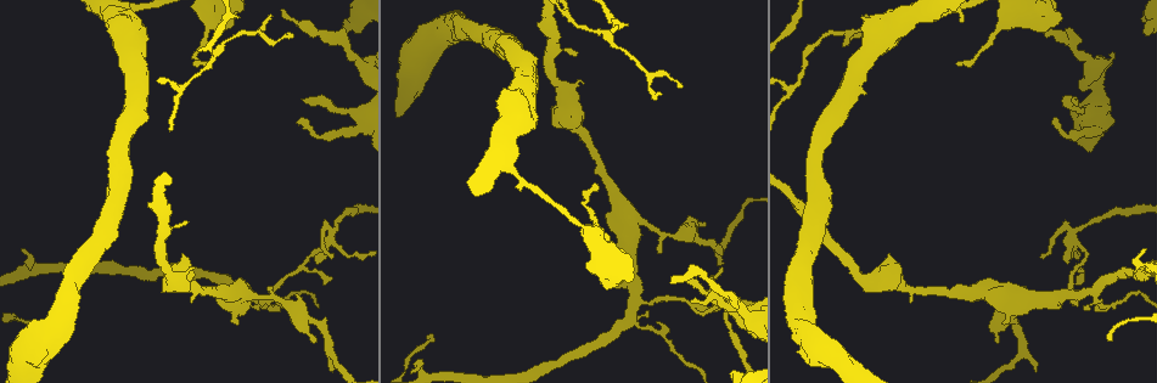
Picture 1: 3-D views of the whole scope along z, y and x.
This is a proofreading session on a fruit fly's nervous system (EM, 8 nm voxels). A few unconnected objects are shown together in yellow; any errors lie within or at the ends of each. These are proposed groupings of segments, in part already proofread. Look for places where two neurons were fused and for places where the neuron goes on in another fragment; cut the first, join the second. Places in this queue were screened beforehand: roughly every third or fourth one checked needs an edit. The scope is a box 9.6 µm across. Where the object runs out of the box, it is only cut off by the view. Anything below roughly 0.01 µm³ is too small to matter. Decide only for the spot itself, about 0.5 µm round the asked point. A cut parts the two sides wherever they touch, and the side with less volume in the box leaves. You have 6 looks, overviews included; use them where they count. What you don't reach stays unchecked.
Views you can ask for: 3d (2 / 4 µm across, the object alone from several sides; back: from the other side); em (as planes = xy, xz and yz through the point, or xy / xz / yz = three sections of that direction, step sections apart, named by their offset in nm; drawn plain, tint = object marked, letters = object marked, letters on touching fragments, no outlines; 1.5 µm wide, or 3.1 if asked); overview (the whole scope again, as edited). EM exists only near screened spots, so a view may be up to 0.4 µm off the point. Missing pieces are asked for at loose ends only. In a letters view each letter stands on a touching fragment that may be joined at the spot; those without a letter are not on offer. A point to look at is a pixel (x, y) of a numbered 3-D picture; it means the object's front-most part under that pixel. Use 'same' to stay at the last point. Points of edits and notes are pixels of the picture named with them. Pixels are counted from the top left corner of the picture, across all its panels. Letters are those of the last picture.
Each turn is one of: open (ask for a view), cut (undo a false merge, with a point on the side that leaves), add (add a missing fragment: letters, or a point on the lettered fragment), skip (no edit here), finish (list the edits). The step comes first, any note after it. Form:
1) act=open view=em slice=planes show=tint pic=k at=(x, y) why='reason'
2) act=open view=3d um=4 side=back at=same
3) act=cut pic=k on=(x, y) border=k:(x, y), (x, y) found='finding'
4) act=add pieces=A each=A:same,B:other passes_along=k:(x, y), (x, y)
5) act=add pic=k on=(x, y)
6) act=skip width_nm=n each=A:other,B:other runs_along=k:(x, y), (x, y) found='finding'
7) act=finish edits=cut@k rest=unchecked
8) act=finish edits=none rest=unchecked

act=open view=em slice=planes show=tint pic=1 at=(332, 237) why='branch point'

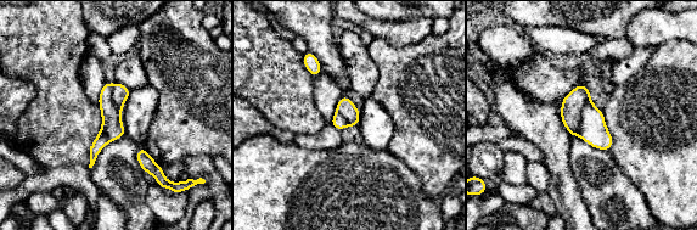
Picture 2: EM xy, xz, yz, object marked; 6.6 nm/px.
act=open view=em slice=planes show=letters at=same

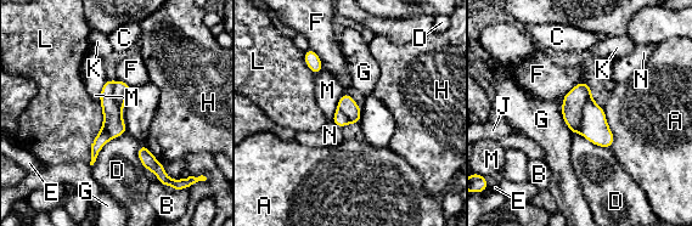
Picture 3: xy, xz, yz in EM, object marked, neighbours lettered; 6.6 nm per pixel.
act=cut pic=3 on=(573, 101) longest_contact=L:420nm each=A:other,B:other,C:other,D:other,E:other,F:other,G:other,H:other,J:other,K:other,L:other,M:other,N:other border=3:(590, 94), (583, 107), (579, 131) found='two neurons meet here'

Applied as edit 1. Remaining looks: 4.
act=open view=3d um=2 pic=1 at=(313, 342) why='branch stops here'

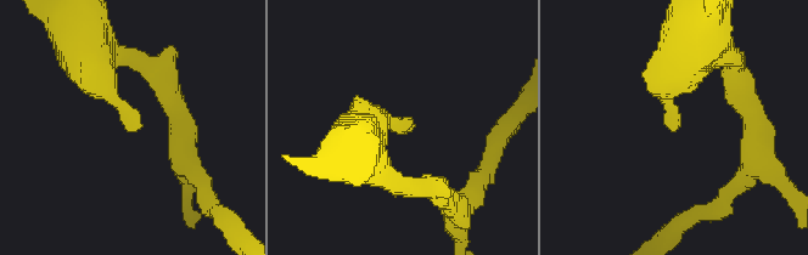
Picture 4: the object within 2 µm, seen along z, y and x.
act=open view=em slice=planes show=letters pic=4 at=(132, 128) why='now the EM'

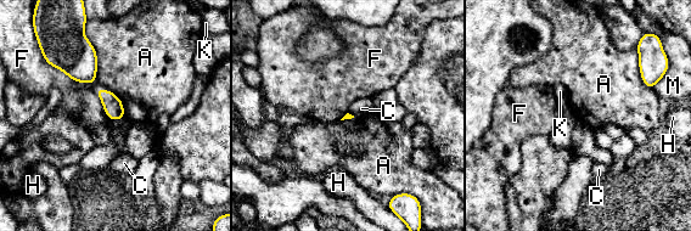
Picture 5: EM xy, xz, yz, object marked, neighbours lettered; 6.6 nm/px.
act=skip longest_contact=A:320nm each=A:other,C:other,F:other,H:other,K:other,M:other found='no lettered fragment goes on from it'

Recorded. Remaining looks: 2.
act=finish edits=cut@3 rest=unchecked

